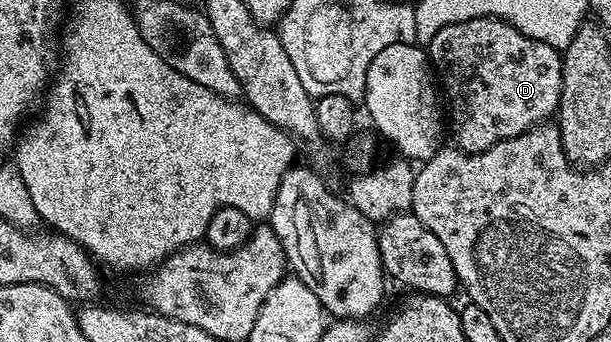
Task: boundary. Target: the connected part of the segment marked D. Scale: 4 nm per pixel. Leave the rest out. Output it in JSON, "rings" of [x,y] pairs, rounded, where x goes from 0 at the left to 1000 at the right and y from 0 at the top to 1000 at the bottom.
{"rings":[[[789,47],[728,76],[715,88],[715,99],[705,114],[702,173],[710,219],[722,249],[730,313],[732,304],[738,313],[736,406],[740,398],[745,406],[740,409],[743,430],[758,444],[800,439],[800,427],[863,386],[910,336],[918,287],[921,202],[917,143],[853,99],[853,88],[841,82],[830,58]]]}

